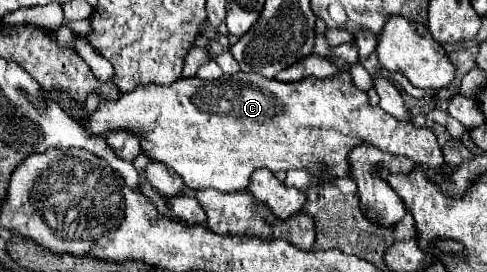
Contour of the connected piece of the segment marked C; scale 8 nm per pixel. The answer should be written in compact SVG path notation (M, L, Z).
M239 72L235 76L221 76L217 80L201 80L199 76L175 80L169 86L147 84L137 86L129 94L121 94L119 100L101 100L99 108L85 120L83 104L67 98L63 92L49 92L47 100L55 100L67 114L87 122L91 134L105 134L109 130L133 130L141 134L141 148L151 160L167 164L175 170L183 182L193 190L215 188L219 192L247 190L251 174L259 168L269 168L271 172L307 168L313 178L321 182L331 182L335 178L351 176L349 152L367 142L395 156L405 156L415 164L425 164L431 170L443 170L445 158L437 144L437 136L429 128L417 128L413 122L395 120L391 114L383 112L379 106L371 106L367 94L357 90L351 82L349 72L341 72L335 78L303 78L299 82L279 82L269 80L259 74Z

